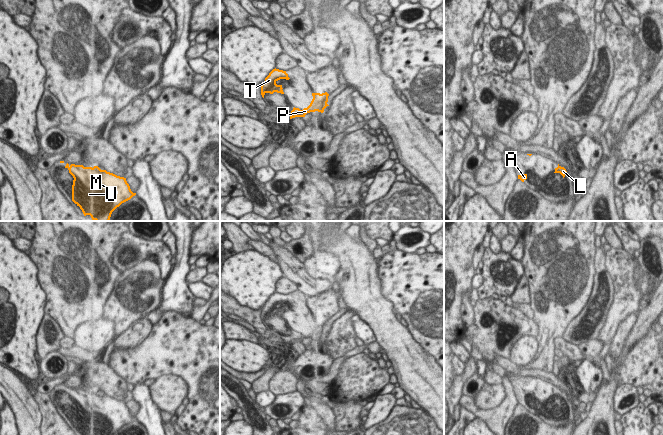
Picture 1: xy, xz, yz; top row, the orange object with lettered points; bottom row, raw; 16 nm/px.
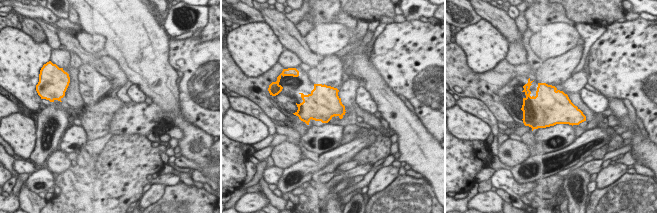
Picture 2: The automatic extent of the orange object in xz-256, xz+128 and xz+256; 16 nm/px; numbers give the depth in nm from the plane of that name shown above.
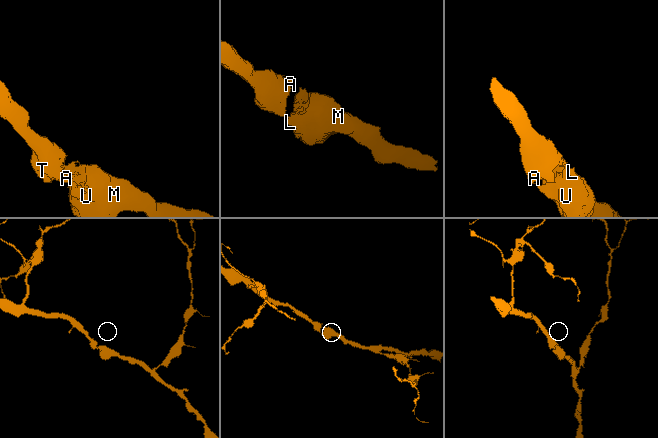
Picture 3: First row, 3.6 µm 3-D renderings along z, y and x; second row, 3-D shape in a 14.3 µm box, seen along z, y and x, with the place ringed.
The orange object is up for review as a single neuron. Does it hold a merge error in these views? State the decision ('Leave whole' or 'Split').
Leave whole

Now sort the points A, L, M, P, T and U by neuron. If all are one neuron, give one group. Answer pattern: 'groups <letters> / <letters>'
groups A L M P T U

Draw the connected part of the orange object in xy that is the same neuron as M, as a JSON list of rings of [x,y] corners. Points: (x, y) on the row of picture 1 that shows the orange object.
[[[68,163],[65,168],[73,176],[72,201],[80,207],[84,216],[90,215],[95,221],[109,221],[112,212],[122,203],[130,200],[136,193],[130,189],[126,178],[101,170],[98,166],[84,167]]]

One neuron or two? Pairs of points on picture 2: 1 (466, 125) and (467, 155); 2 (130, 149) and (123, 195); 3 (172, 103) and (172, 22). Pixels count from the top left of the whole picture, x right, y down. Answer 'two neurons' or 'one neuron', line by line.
1: two neurons
2: one neuron
3: two neurons

